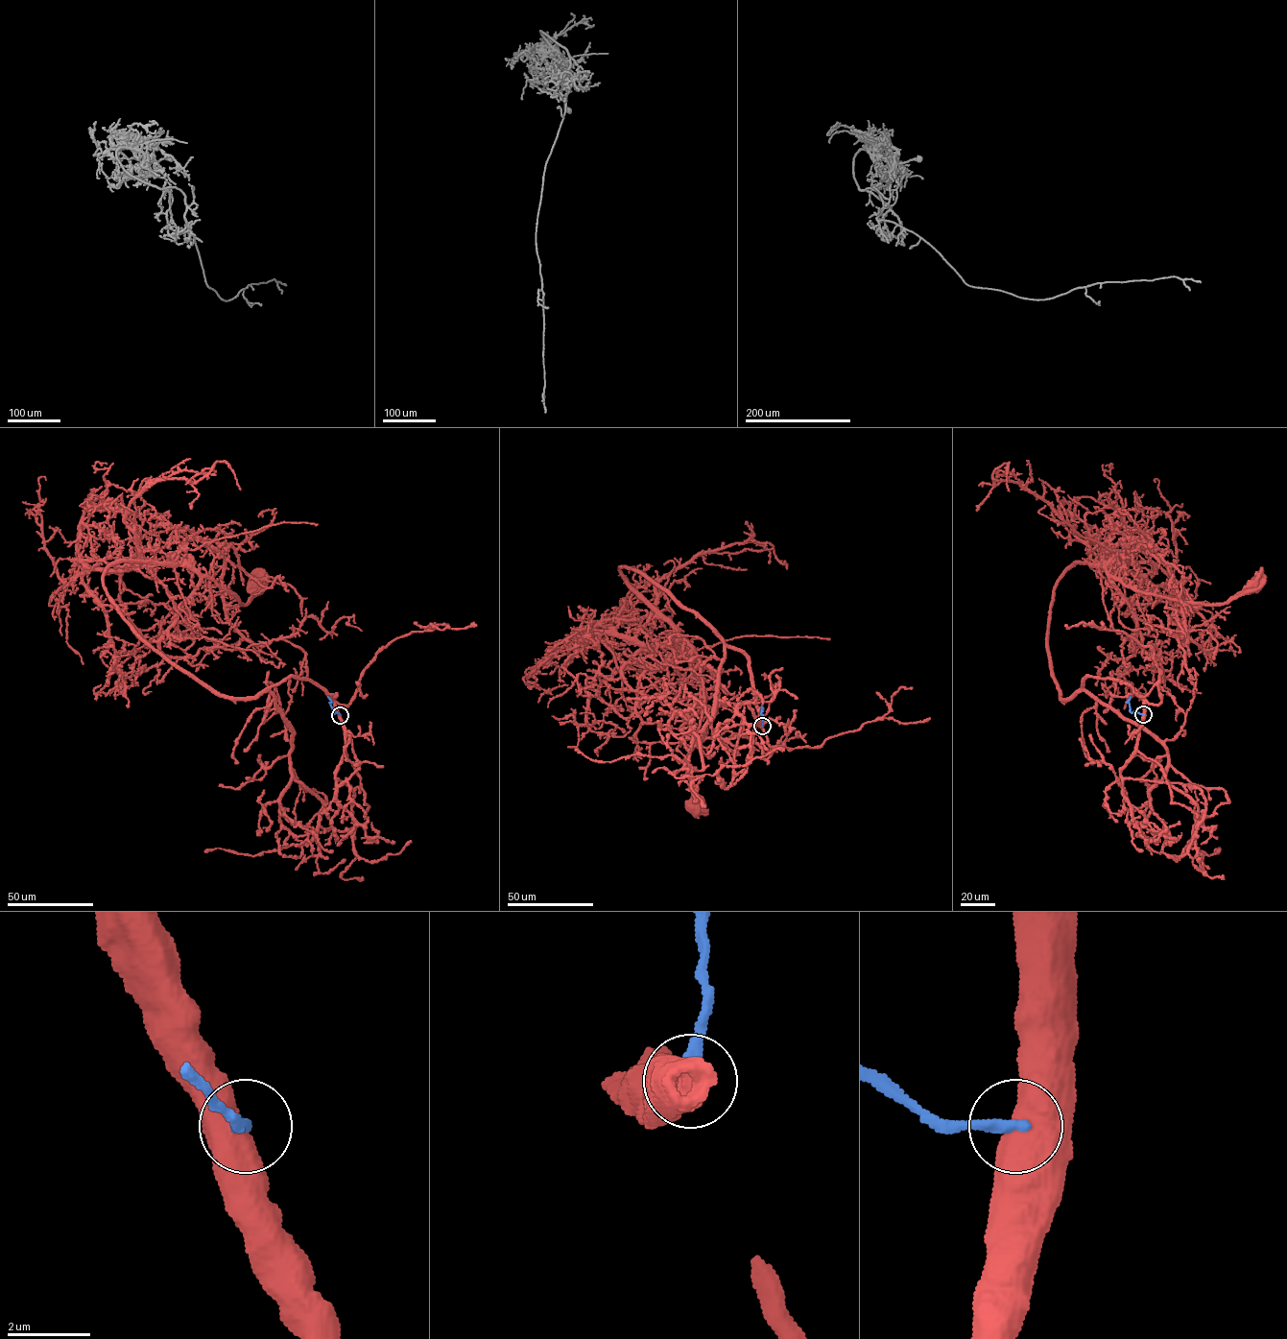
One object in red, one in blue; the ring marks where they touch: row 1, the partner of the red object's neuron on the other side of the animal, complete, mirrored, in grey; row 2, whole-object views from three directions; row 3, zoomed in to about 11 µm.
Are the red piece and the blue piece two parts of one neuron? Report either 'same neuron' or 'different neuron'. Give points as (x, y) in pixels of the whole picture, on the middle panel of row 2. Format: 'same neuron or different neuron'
different neuron

